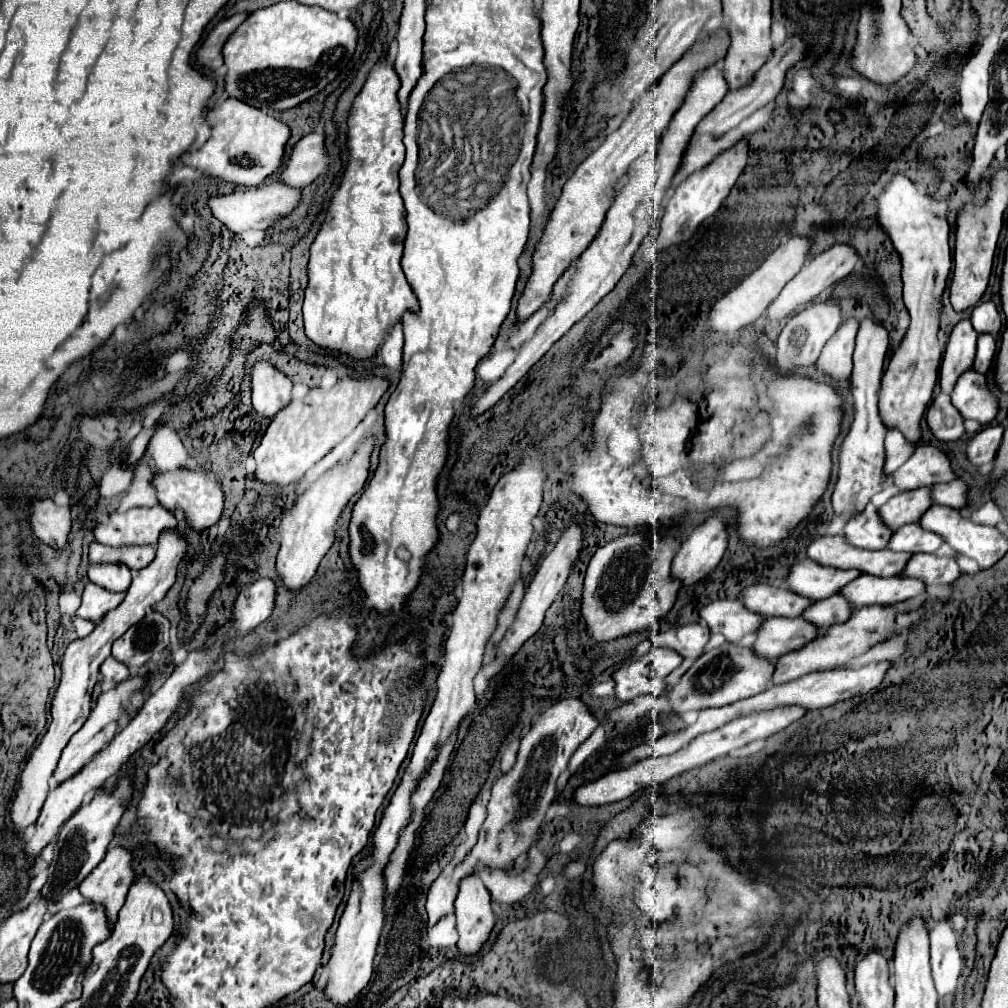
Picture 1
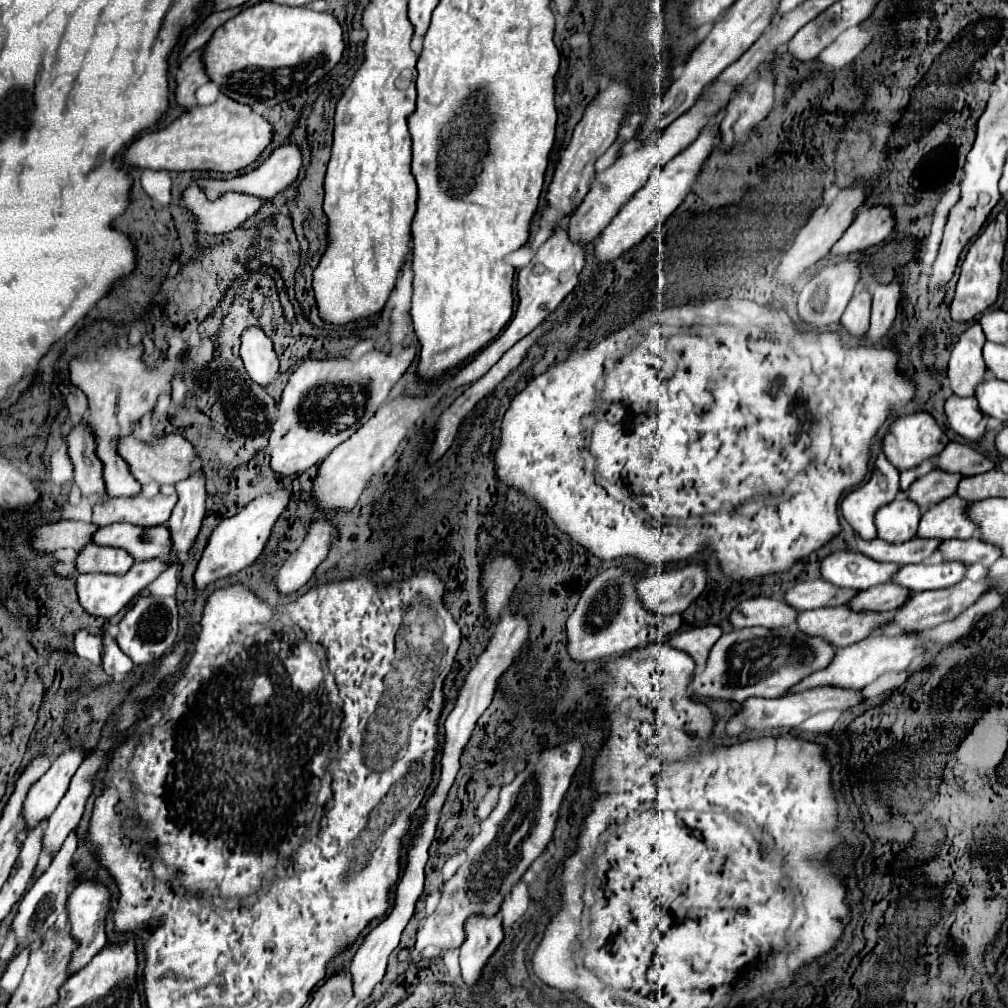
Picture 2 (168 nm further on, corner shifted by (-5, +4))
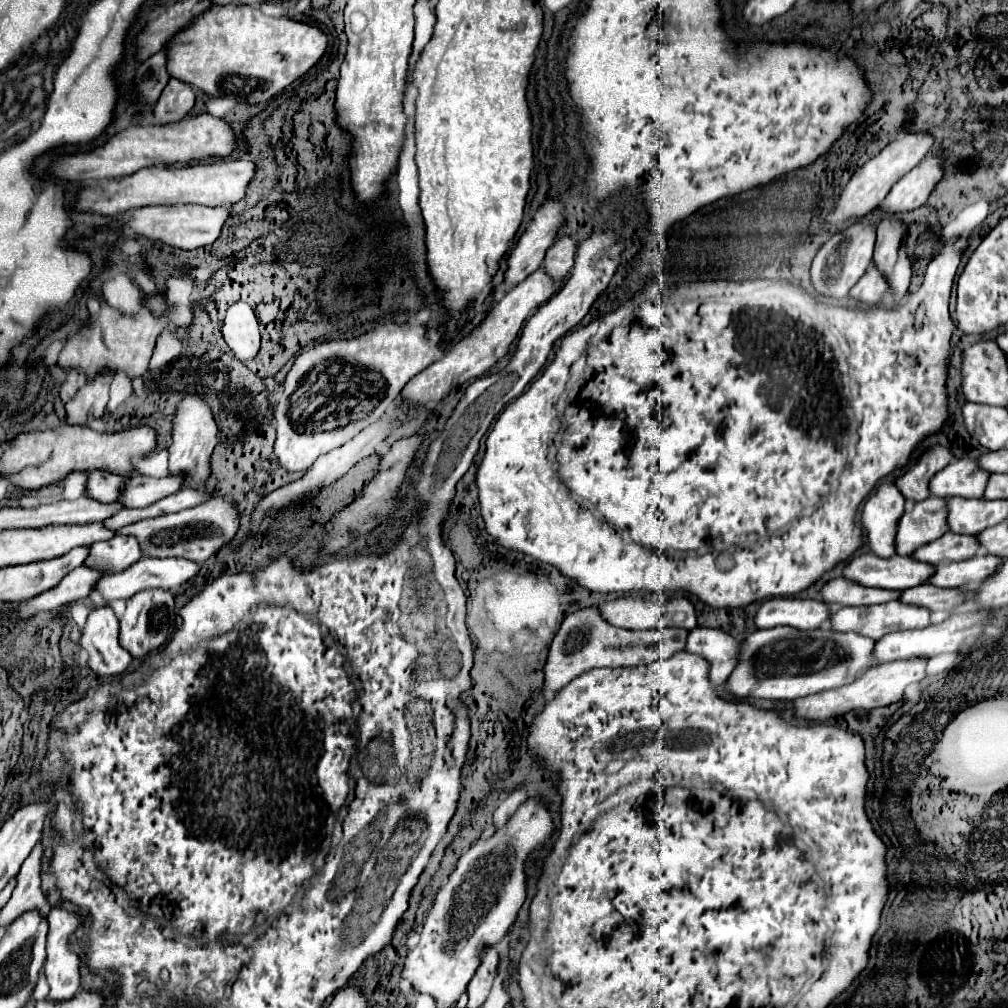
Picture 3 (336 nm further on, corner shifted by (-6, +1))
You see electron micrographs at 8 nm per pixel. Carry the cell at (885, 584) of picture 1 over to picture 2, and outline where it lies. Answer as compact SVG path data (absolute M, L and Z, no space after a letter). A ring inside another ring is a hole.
M936 563L936 565L902 565L898 573L892 575L890 583L906 587L910 593L926 589L942 589L958 583L966 571L960 563Z

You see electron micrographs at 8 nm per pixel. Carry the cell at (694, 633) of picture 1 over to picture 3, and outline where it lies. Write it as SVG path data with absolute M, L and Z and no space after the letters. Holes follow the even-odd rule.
M695 628L687 638L687 652L709 660L709 678L715 686L723 686L737 666L739 642L719 628Z

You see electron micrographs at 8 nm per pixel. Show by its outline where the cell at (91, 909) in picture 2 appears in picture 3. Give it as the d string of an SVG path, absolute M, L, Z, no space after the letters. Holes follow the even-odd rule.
M51 908L47 916L49 932L47 932L47 962L45 962L45 978L49 982L49 996L51 1002L63 1002L67 998L73 998L79 990L79 954L71 948L71 936L81 926L81 918L73 912L67 912L63 908Z

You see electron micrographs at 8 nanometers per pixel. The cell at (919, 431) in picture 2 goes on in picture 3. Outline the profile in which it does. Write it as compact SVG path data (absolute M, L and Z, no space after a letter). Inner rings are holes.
M933 446L931 450L927 450L919 458L919 462L915 466L907 468L905 474L897 480L899 492L905 498L913 500L913 502L921 502L921 500L929 498L931 496L929 494L929 482L931 482L931 478L939 470L943 470L951 462L951 458L953 458L953 454L947 448Z

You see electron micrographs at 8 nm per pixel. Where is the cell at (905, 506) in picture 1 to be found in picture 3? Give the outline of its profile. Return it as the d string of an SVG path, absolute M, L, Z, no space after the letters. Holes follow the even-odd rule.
M959 458L933 476L929 490L933 496L941 498L951 498L951 496L983 498L987 480L989 472L979 468L977 460Z

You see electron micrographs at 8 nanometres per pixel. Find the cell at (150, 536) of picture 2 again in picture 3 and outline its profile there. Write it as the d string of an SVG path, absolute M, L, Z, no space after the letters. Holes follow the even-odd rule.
M215 496L211 498L211 502L205 502L189 510L181 510L177 514L165 514L159 518L135 522L131 526L125 526L117 534L135 536L145 556L153 556L153 558L175 556L175 558L187 558L197 564L203 564L209 556L217 554L223 546L227 546L235 538L239 526L241 526L241 520L239 520L239 510L235 500L227 496L225 498Z

